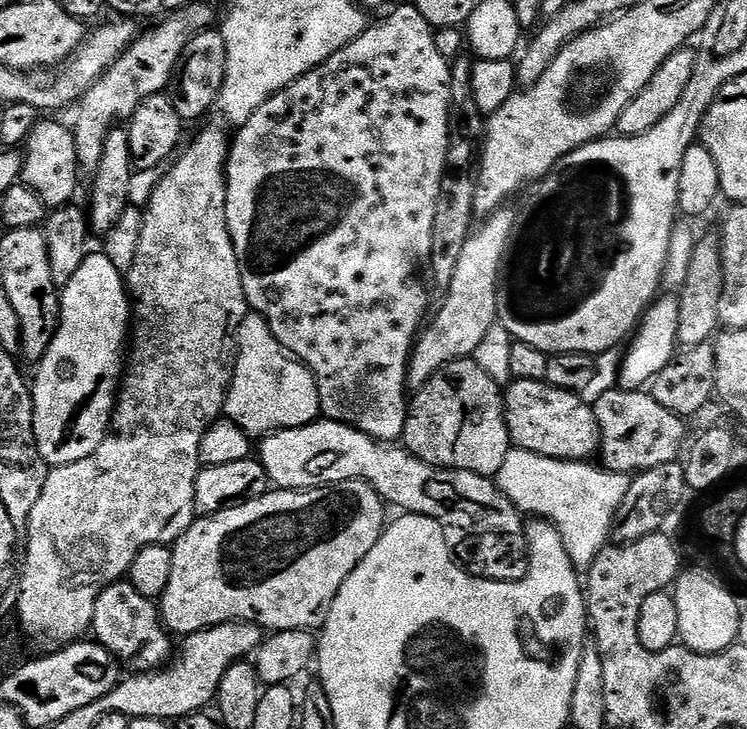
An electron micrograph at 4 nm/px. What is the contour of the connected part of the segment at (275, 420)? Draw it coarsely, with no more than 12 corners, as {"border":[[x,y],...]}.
{"border":[[259,314],[223,415],[256,438],[321,415],[316,379]]}

